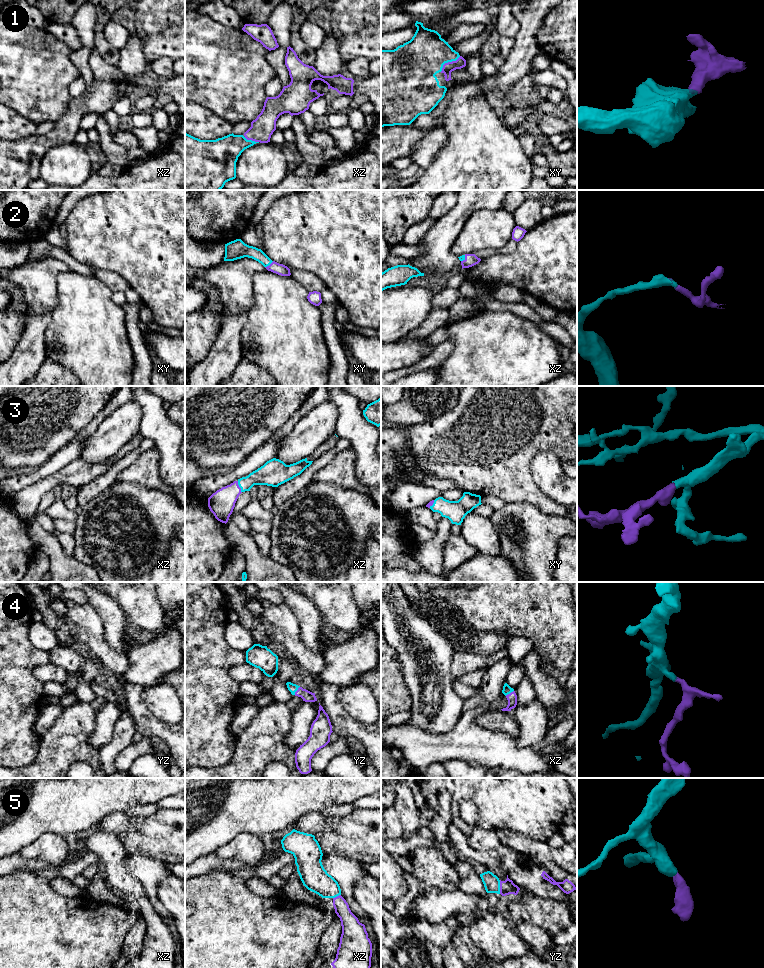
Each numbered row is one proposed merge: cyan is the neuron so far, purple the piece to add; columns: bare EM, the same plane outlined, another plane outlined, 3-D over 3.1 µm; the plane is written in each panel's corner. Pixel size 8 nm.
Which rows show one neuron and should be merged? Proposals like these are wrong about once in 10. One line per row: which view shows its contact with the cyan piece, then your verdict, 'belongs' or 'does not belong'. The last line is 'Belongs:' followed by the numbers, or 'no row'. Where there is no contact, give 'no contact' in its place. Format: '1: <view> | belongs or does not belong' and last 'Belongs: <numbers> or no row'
1: xy | belongs
2: xy | belongs
3: xz | belongs
4: yz | belongs
5: yz | belongs
Belongs: 1, 2, 3, 4, 5

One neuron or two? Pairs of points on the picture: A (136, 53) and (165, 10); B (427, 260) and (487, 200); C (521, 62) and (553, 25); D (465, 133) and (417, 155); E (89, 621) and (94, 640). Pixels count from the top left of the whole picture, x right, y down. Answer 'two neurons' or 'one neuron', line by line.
A: two neurons
B: one neuron
C: two neurons
D: two neurons
E: one neuron

